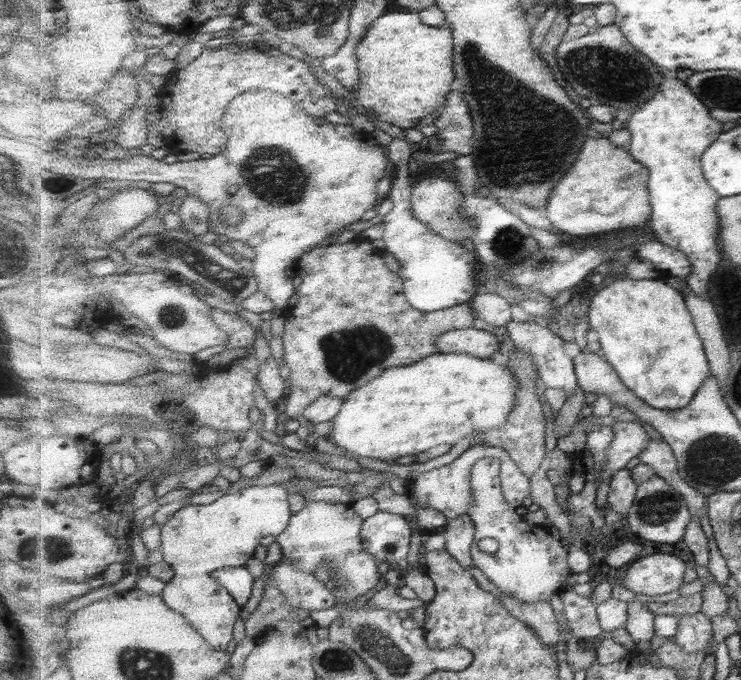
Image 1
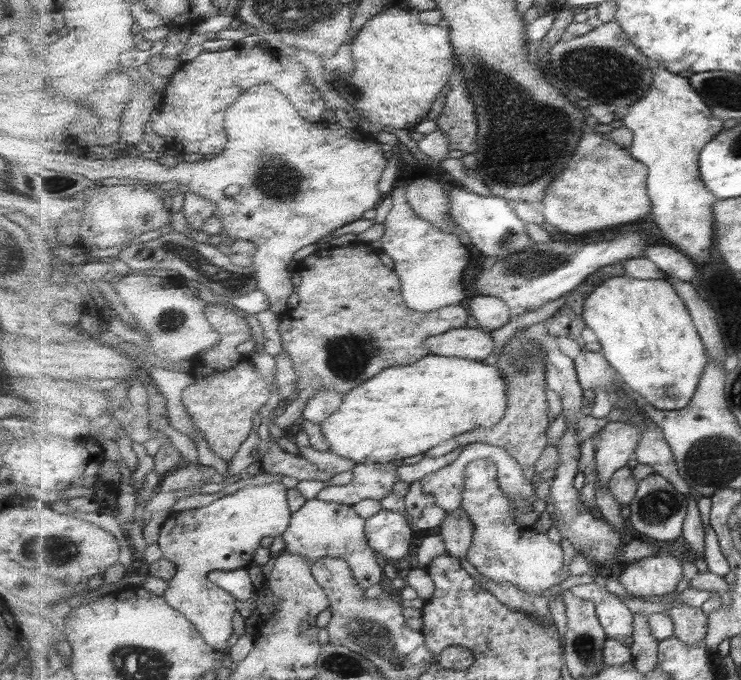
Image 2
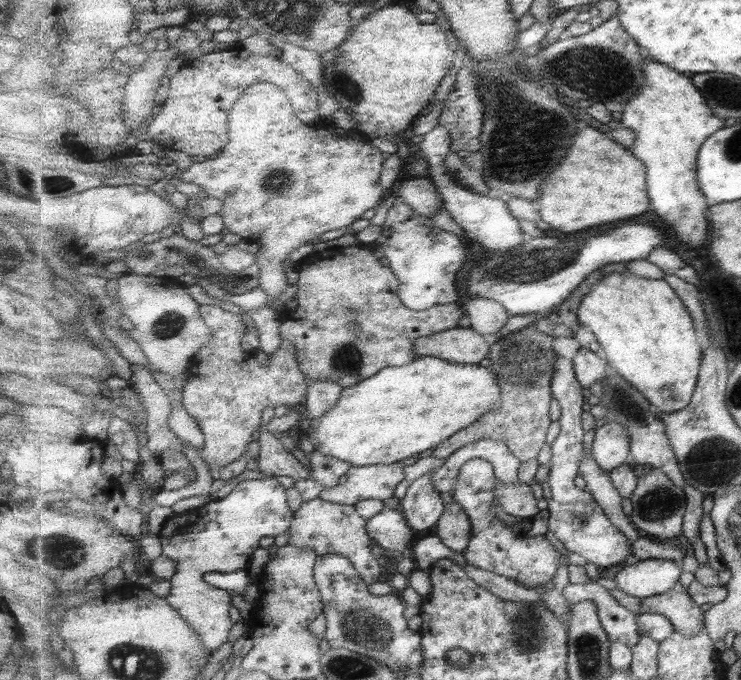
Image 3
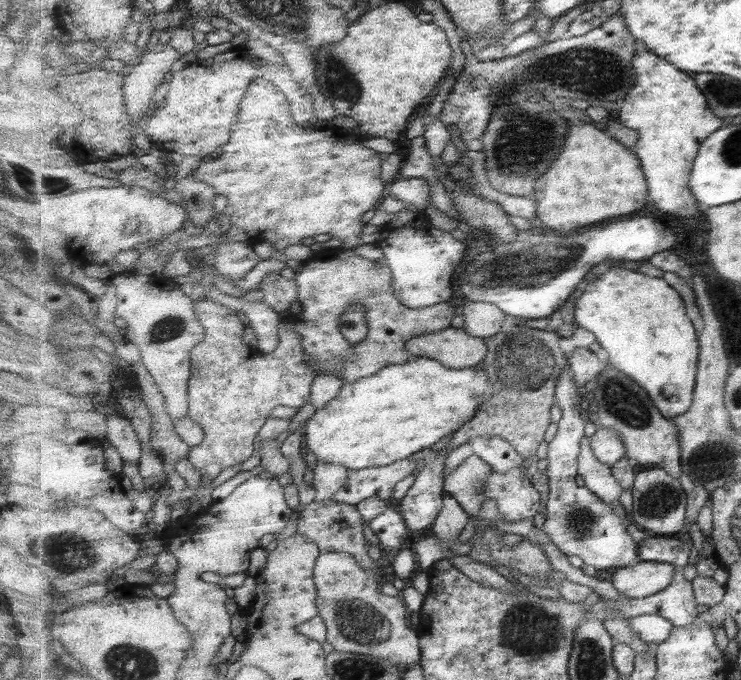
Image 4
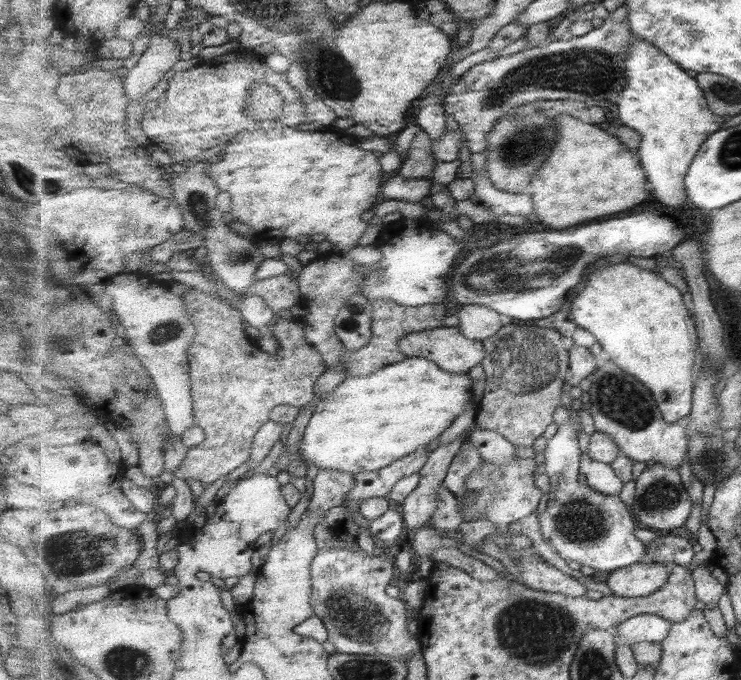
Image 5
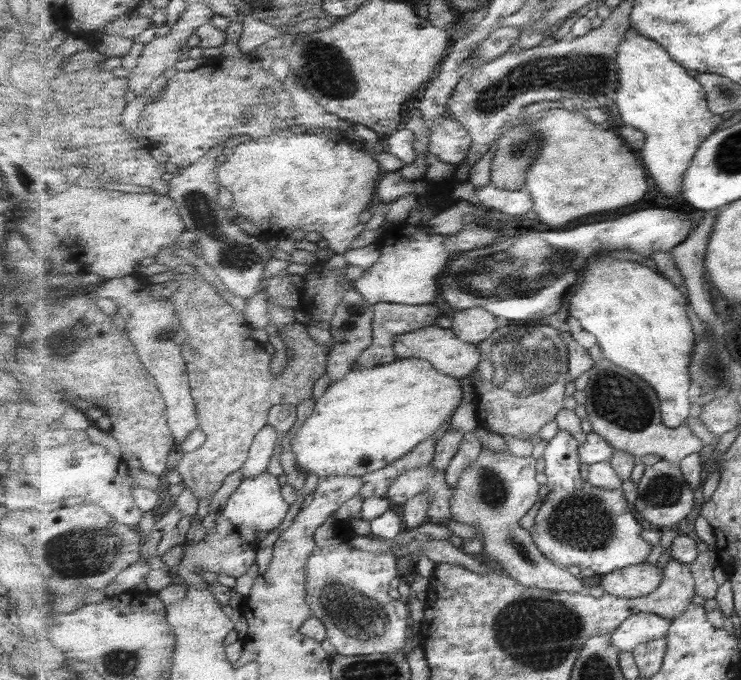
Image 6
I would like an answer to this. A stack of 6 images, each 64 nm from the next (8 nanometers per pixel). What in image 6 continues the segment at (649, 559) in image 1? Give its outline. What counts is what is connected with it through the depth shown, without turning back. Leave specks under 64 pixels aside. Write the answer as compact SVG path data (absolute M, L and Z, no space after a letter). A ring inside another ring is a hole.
M647 562L606 574L599 586L613 596L638 598L655 592L663 580L664 568Z

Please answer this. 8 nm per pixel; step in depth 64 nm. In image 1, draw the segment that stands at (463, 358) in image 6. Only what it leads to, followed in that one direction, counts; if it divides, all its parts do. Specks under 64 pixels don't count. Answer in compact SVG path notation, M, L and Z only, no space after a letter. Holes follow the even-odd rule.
M477 328L455 330L443 334L436 339L435 344L440 348L438 353L469 354L483 359L490 359L499 349L499 340L495 334L477 330Z

